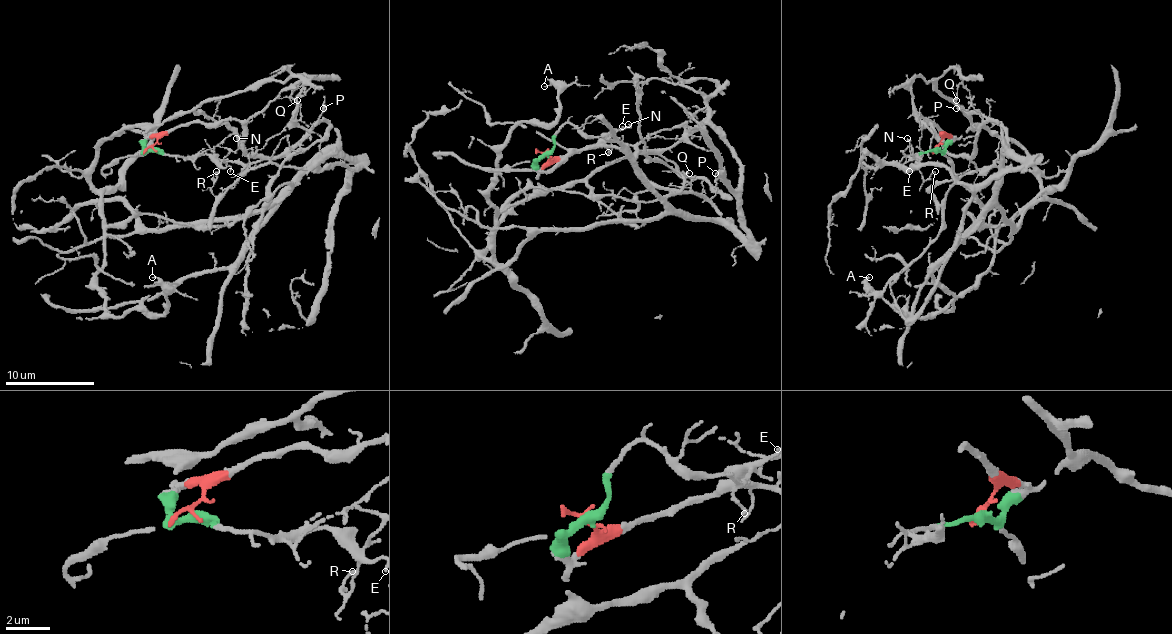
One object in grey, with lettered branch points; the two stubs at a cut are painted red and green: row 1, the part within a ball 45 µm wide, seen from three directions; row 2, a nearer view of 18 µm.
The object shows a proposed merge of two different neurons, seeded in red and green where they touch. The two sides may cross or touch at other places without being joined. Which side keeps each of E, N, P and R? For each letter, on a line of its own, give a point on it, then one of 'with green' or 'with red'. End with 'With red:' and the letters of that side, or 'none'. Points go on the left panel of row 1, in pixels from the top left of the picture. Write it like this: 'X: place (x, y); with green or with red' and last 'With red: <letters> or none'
E: place (230, 171); with green
N: place (236, 138); with green
P: place (323, 108); with red
R: place (216, 171); with green
With red: P

